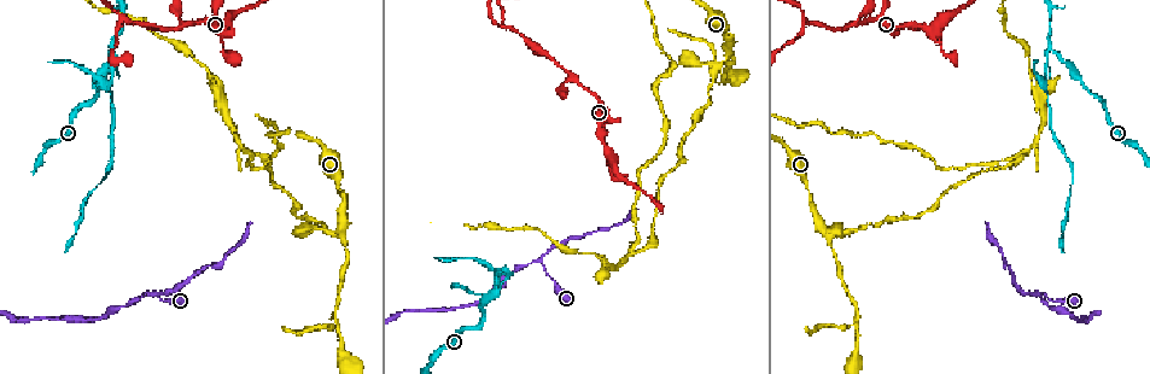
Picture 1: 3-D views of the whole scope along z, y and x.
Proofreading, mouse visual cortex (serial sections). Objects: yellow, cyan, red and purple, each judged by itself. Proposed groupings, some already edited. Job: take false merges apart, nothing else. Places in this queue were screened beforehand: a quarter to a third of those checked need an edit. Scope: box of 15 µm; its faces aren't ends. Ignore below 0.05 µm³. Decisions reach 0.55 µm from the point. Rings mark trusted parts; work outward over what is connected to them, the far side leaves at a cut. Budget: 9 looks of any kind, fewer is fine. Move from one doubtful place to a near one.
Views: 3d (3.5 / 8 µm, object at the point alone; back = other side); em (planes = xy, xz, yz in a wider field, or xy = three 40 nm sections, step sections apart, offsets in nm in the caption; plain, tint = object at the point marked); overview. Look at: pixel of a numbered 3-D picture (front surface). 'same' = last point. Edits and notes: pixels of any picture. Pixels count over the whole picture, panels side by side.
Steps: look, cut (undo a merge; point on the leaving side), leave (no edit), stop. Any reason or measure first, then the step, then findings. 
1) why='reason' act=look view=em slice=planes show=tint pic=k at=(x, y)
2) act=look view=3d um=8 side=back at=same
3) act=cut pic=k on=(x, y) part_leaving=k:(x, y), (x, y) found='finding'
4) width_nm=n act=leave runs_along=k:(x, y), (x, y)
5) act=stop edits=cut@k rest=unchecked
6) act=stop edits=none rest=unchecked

why='thick turns thin' act=look view=3d um=3.5 pic=1 at=(931, 28)

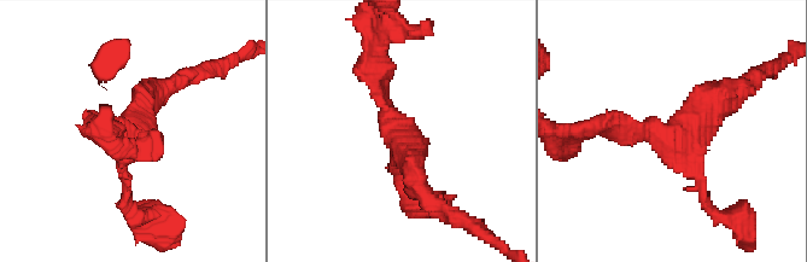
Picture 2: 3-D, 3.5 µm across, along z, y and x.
arms=3 arm_widths_nm=100,200,300 act=look view=em slice=xy step=2 show=tint pic=2 at=(400, 136)

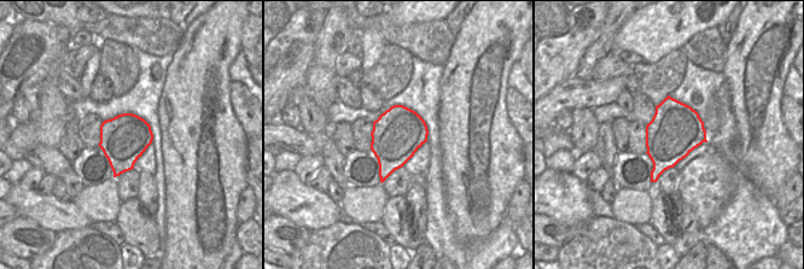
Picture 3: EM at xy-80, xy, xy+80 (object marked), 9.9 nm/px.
width_nm=500 act=leave runs_along=2:(374, 71), (426, 196) found='one cell here'

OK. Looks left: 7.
why='abrupt turn' act=look view=3d um=8 pic=1 at=(186, 25)

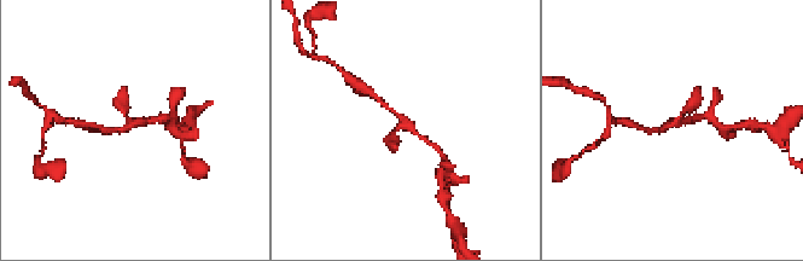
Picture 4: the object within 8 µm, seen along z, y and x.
act=look view=3d um=3.5 pic=4 at=(132, 124)

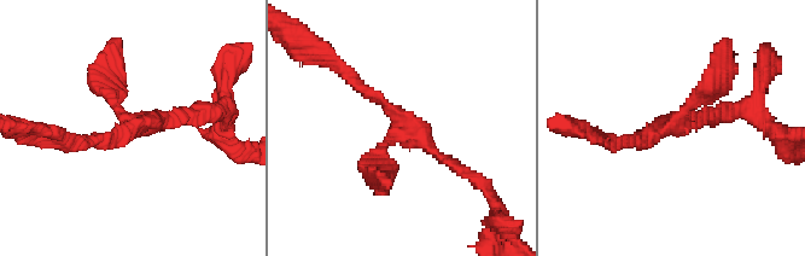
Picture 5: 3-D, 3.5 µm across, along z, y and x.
act=leave runs_along=5:(470, 175), (351, 79) found='all the same cell'

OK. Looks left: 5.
why='arms part here' act=look view=3d um=3.5 pic=1 at=(128, 20)

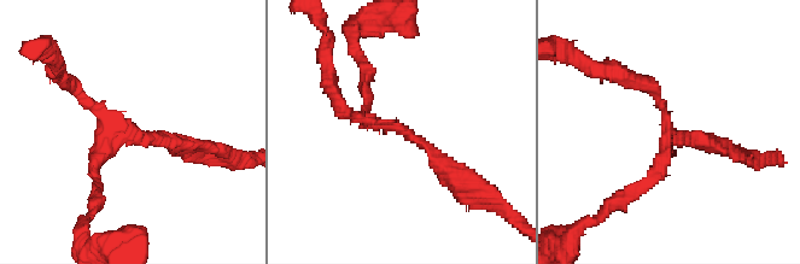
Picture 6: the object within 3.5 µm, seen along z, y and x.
act=look view=em slice=xy step=1 show=tint pic=6 at=(123, 129)

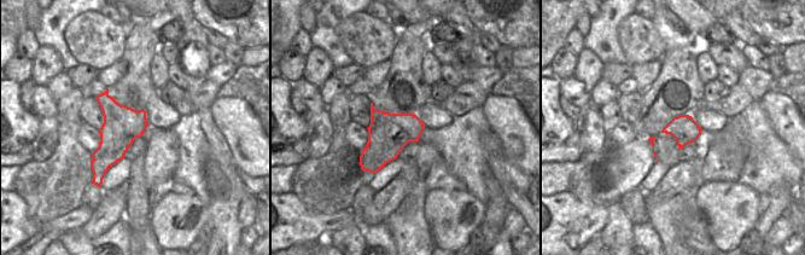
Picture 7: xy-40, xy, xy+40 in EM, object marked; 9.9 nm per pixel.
act=look view=em slice=xy step=5 show=tint at=same

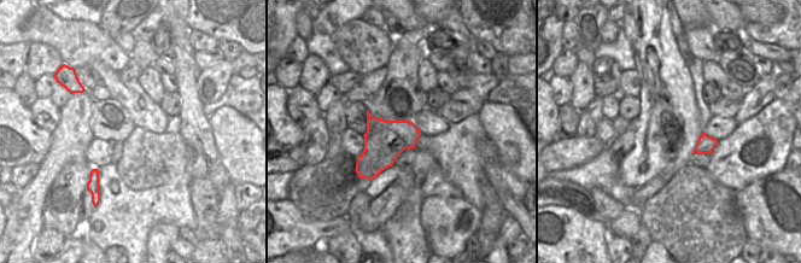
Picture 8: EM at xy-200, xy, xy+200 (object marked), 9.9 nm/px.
width_nm=400 act=leave runs_along=6:(455, 170), (418, 139), (362, 118), (366, 99) found='one cell here'

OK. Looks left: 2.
act=stop edits=none rest=unchecked

